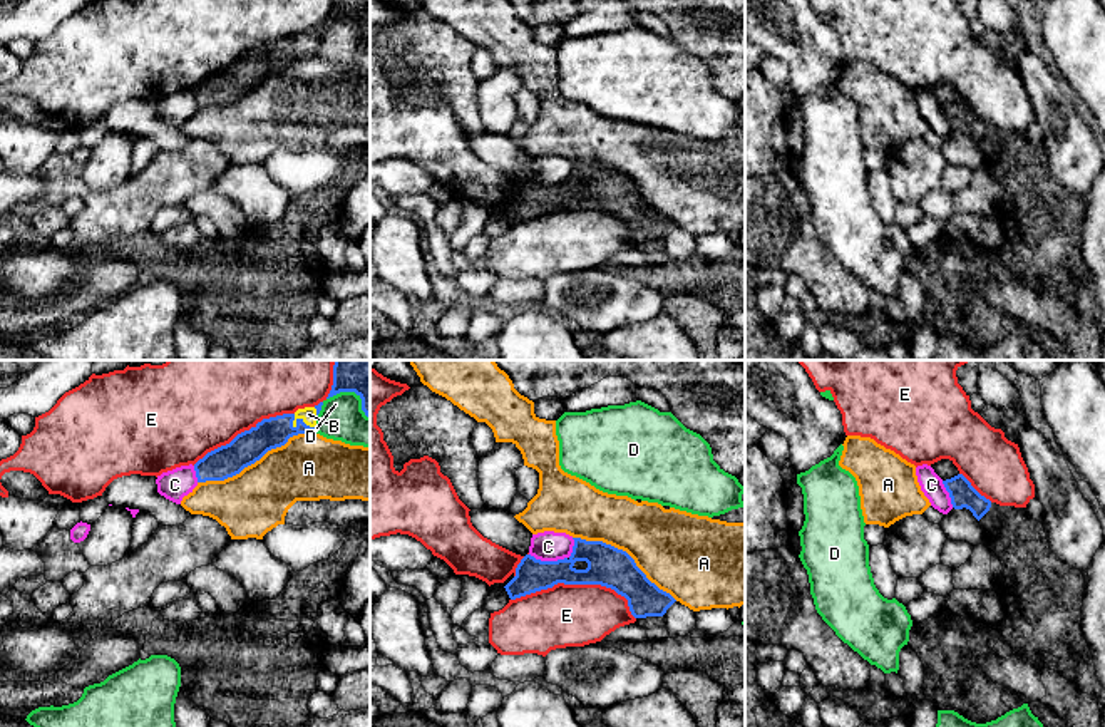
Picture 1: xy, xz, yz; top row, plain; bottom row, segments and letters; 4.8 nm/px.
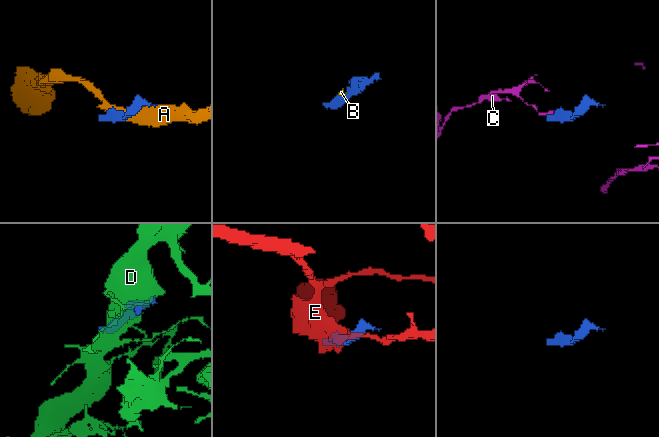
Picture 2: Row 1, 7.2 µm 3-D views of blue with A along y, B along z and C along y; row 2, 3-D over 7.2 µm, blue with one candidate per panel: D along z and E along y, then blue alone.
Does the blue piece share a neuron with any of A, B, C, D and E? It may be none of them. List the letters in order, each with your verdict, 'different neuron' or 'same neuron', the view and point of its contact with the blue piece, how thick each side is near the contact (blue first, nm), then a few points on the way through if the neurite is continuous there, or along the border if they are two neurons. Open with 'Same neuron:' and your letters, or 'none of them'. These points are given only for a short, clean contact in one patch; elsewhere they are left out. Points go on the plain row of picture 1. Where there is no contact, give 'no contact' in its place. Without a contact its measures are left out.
Same neuron: B
A: different neuron; meets blue in xy at (255, 86); 160 nm thick on the blue side, 320 nm on the other
B: same neuron; meets blue in xy at (302, 46); 150 nm thick on the blue side, 80 nm on the other
C: different neuron; meets blue in xz at (558, 185); 190 nm thick on the blue side, 140 nm on the other; border along xz (575, 164), (573, 176), (563, 183), (536, 185), (529, 178)
D: different neuron; meets blue in xy at (354, 15); 120 nm thick on the blue side, 200 nm on the other
E: different neuron; meets blue in xz at (578, 208); 190 nm thick on the blue side, 300 nm on the other

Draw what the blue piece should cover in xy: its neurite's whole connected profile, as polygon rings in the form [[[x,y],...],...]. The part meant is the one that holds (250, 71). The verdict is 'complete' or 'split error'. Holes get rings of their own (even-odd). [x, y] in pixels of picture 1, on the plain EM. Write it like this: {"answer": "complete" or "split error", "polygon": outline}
{"answer": "split error", "polygon": [[[323,27],[263,44],[249,55],[238,59],[229,69],[208,77],[194,89],[198,107],[224,106],[260,85],[268,75],[281,72],[290,62],[313,57]]]}

